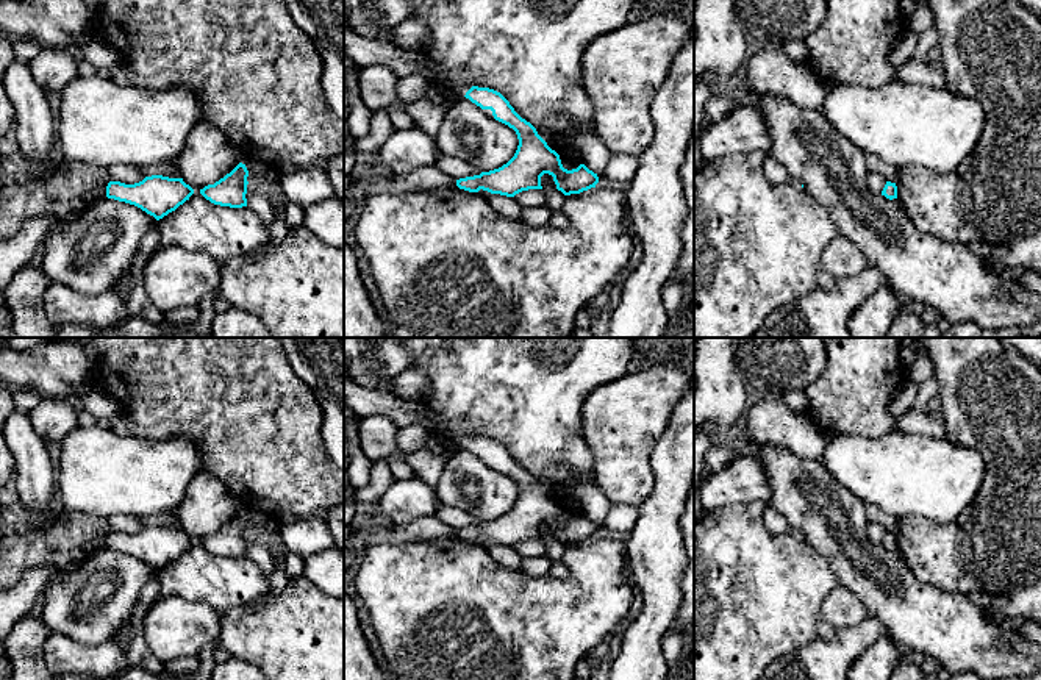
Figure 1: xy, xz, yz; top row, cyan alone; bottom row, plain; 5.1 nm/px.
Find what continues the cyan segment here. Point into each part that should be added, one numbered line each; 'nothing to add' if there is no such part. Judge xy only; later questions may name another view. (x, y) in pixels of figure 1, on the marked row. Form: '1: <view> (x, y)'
nothing to add

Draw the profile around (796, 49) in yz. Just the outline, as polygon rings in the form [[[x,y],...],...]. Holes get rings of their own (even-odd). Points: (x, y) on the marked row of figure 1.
[[[792,39],[792,41],[785,42],[782,45],[782,50],[800,64],[808,64],[808,61],[810,61],[810,53],[808,53],[803,41],[800,41],[800,39]]]

